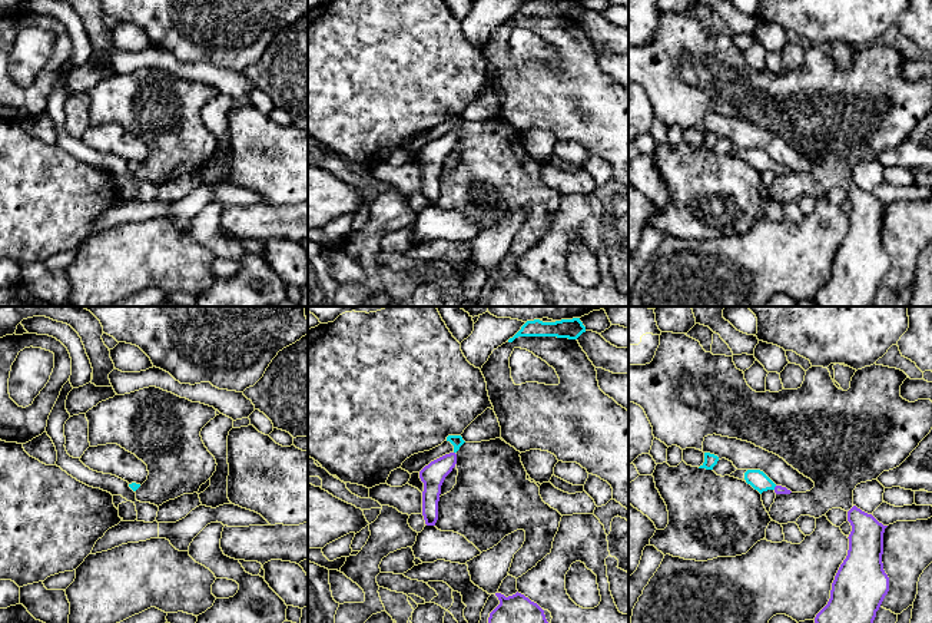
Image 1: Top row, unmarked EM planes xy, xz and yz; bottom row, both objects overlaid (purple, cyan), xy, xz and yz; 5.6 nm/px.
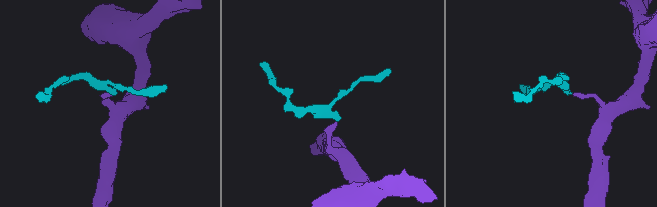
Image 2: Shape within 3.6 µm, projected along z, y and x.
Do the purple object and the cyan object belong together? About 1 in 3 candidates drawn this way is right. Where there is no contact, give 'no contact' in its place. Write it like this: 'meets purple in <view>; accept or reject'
meets purple in yz; accept

